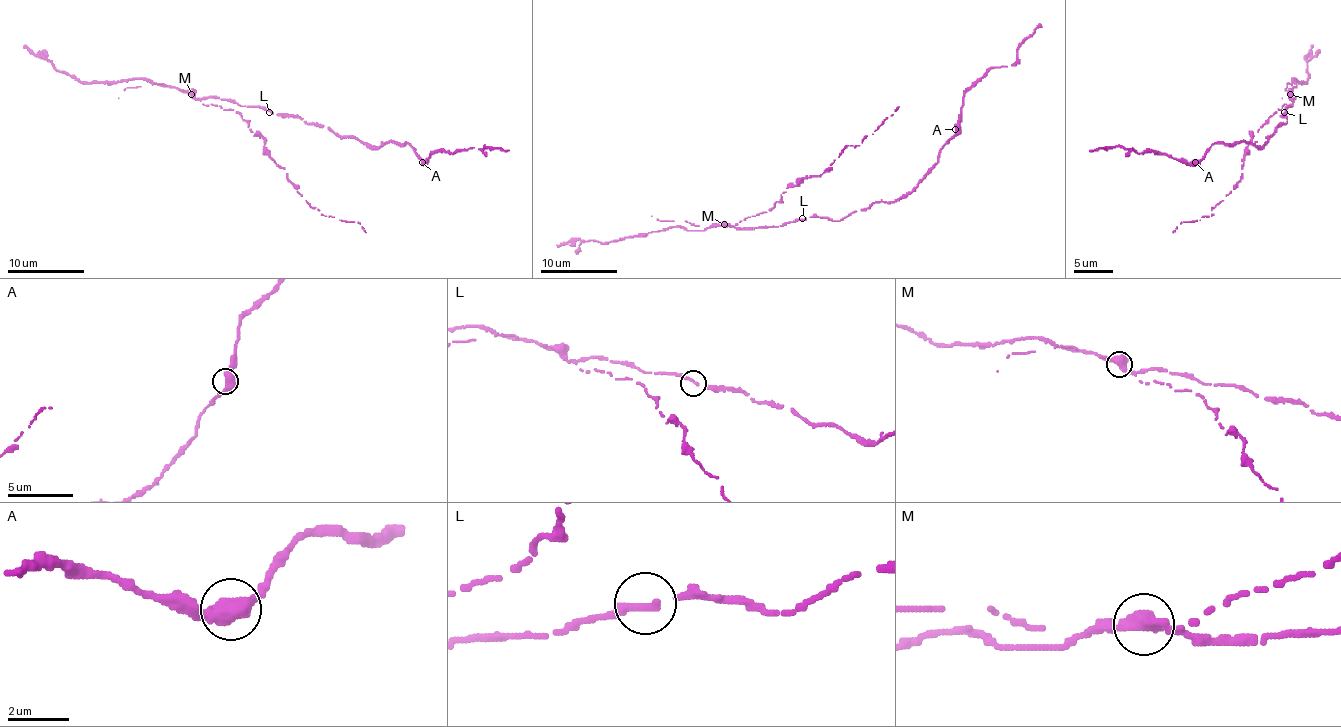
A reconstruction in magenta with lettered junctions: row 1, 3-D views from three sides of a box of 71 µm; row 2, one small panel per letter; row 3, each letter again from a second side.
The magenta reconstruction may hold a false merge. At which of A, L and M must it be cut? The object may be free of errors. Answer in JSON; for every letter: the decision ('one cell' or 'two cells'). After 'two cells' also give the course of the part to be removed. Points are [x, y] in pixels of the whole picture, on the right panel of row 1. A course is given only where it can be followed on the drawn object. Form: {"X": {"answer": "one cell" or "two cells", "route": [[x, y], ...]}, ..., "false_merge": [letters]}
{"A": {"answer": "one cell"}, "L": {"answer": "one cell"}, "M": {"answer": "two cells", "route": [[1290, 95], [1290, 104], [1275, 112], [1249, 139], [1238, 185], [1211, 207], [1211, 216], [1182, 222], [1172, 232]]}, "false_merge": ["M"]}

